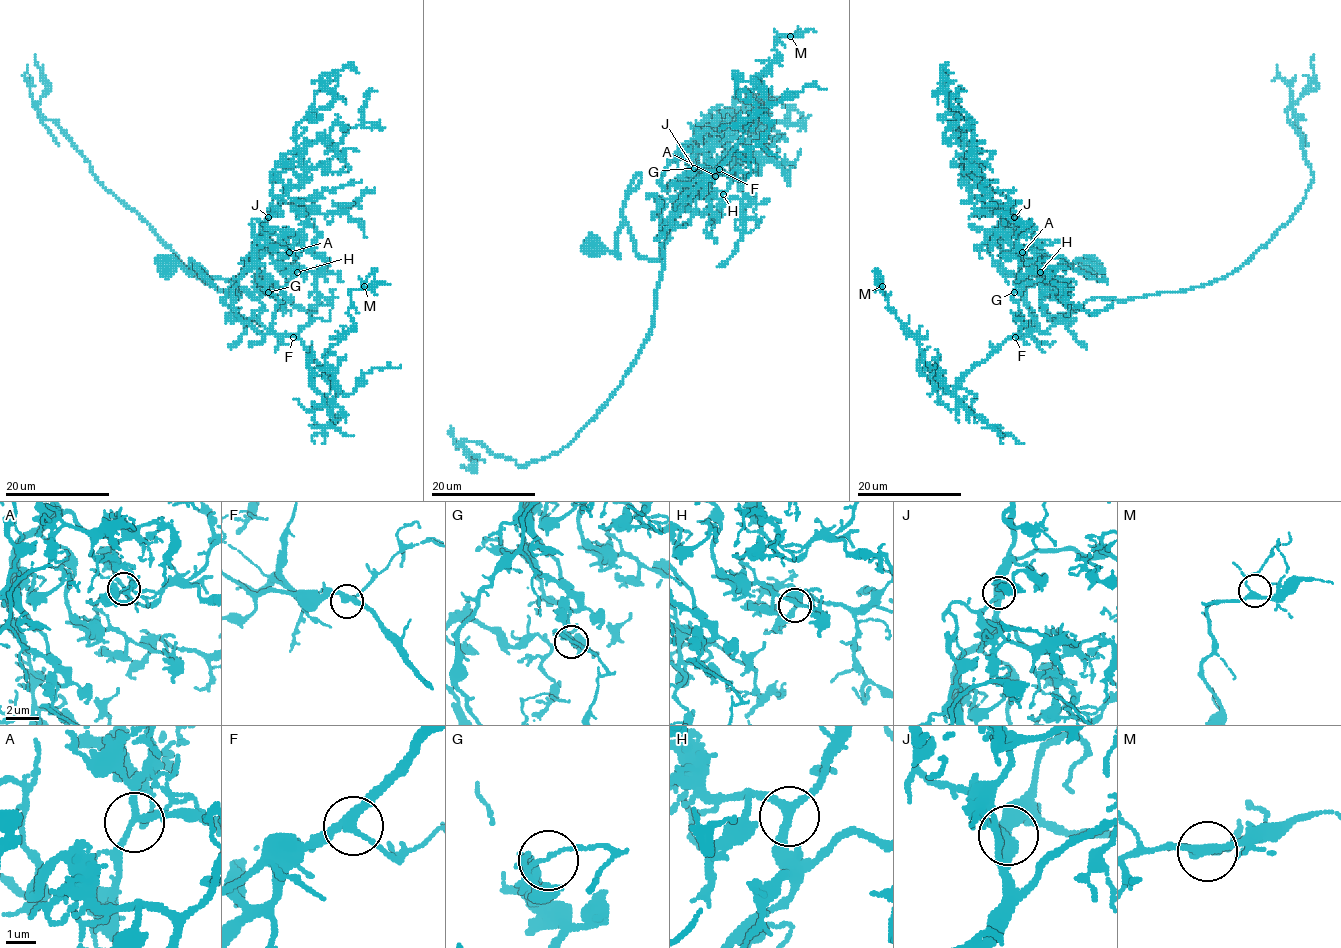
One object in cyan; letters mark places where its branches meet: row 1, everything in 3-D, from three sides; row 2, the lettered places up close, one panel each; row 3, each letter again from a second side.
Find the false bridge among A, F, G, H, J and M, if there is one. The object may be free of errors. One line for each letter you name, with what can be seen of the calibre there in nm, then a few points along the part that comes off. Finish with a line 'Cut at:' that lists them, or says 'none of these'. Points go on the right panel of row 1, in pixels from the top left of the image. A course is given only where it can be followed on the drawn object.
G: 90 nm thick; foreign part runs (1014, 293), (1045, 333), (1095, 298), (1238, 269), (1313, 180), (1287, 111), (1313, 55)
Cut at: G

